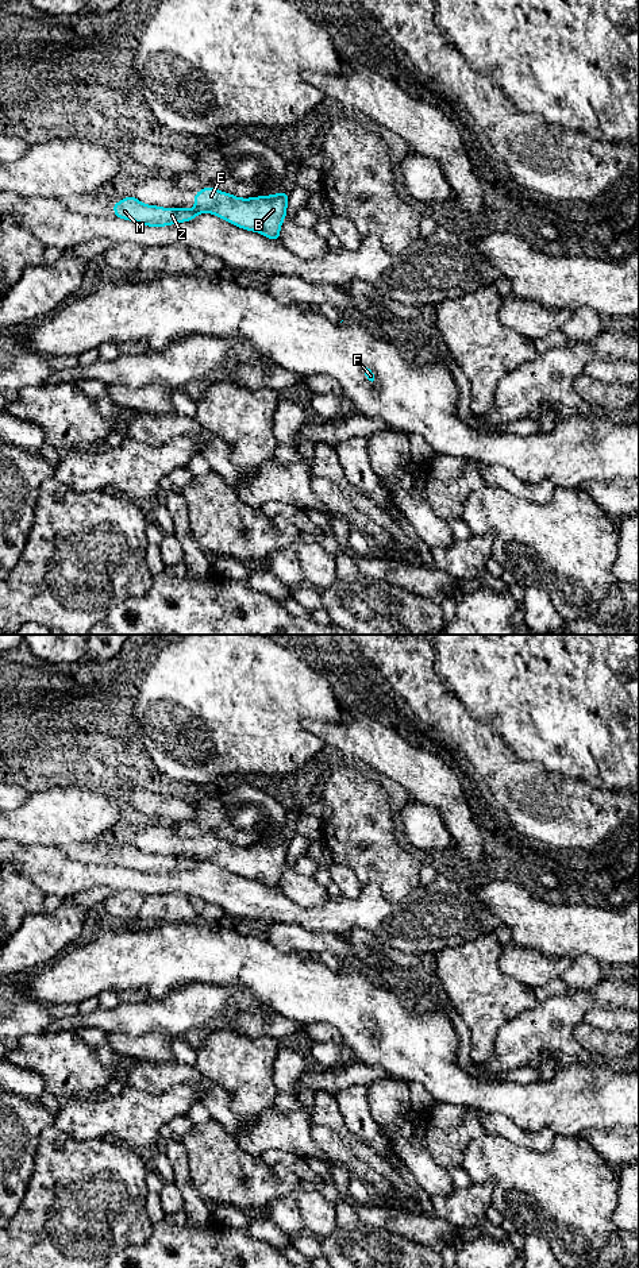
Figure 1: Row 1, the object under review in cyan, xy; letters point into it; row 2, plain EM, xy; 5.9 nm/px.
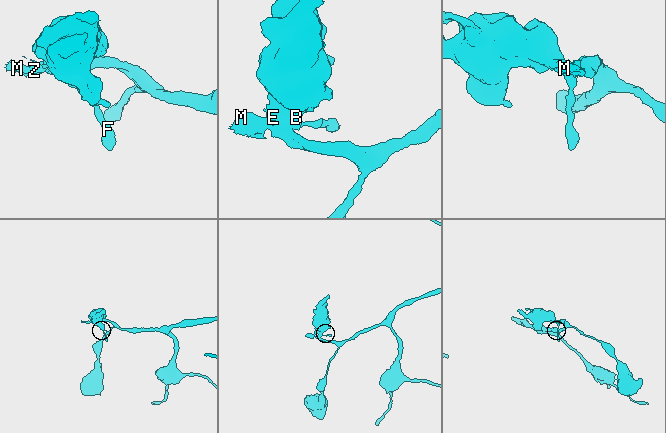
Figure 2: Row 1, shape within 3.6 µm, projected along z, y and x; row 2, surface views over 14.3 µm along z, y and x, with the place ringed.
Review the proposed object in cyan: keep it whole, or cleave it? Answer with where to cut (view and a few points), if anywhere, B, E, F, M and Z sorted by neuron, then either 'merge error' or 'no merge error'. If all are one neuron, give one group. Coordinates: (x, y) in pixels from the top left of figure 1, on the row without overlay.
cut xy (196, 855), (203, 859); groups B E F / M Z; merge error

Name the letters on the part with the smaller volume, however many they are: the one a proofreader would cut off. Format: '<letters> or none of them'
B, E, F

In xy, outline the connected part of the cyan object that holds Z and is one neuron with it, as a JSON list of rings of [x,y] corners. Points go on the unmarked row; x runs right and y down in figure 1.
[[[132,844],[113,852],[113,860],[116,866],[146,872],[149,875],[163,875],[189,870],[195,867],[201,857],[181,857],[181,856],[159,856],[157,853],[146,853]]]

